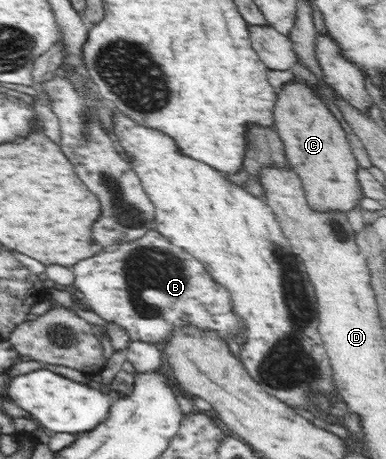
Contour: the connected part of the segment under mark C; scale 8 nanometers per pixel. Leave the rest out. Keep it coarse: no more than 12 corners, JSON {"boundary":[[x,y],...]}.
{"boundary":[[295,78],[276,133],[315,212],[364,197],[345,131]]}

